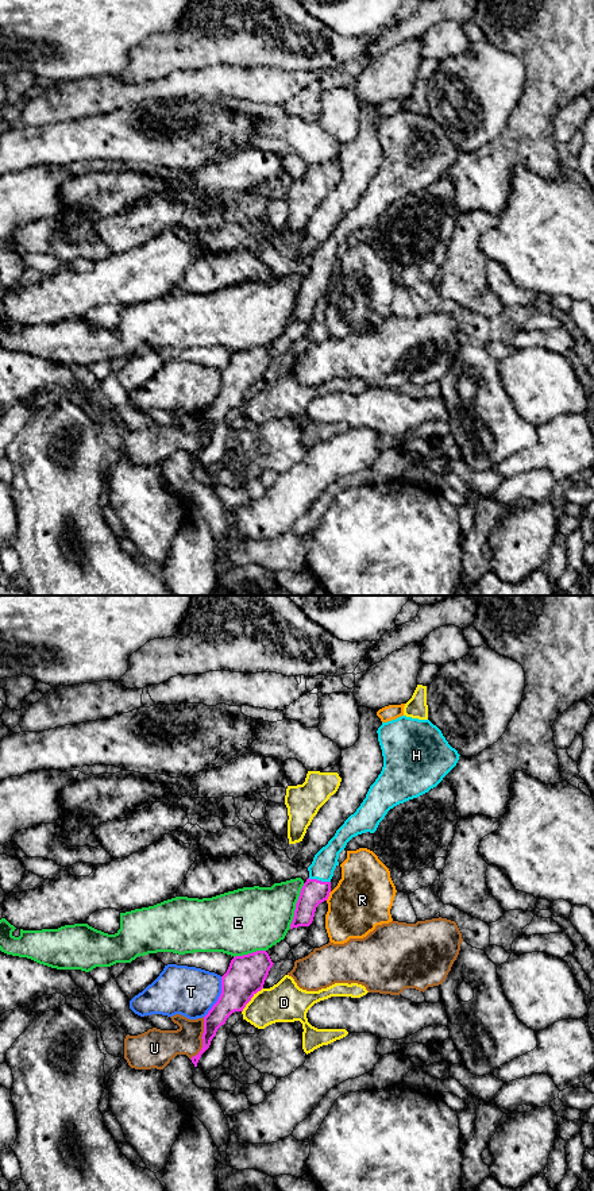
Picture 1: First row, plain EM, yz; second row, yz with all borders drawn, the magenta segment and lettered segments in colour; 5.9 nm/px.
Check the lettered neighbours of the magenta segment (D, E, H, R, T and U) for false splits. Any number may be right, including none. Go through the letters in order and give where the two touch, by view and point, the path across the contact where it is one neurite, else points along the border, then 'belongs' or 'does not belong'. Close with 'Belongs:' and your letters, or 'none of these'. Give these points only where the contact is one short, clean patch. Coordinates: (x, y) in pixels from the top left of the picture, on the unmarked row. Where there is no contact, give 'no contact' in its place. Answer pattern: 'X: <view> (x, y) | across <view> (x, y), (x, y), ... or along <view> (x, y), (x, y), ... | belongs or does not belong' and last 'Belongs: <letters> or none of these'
D: yz (250, 394) | does not belong
E: yz (296, 301) | does not belong
H: yz (319, 276) | does not belong
R: yz (328, 290) | along yz (331, 286), (326, 295) | does not belong
T: yz (219, 392) | does not belong
U: yz (201, 432) | does not belong
Belongs: none of these

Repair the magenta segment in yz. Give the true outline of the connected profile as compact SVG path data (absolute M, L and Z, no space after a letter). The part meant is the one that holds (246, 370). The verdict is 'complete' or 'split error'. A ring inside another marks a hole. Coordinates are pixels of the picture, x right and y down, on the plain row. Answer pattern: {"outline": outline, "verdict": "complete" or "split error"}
{"outline": "M266 346L235 351L231 355L227 367L221 371L221 389L204 412L202 443L190 454L194 462L227 413L235 406L243 406L251 393L263 383L273 359Z", "verdict": "complete"}

